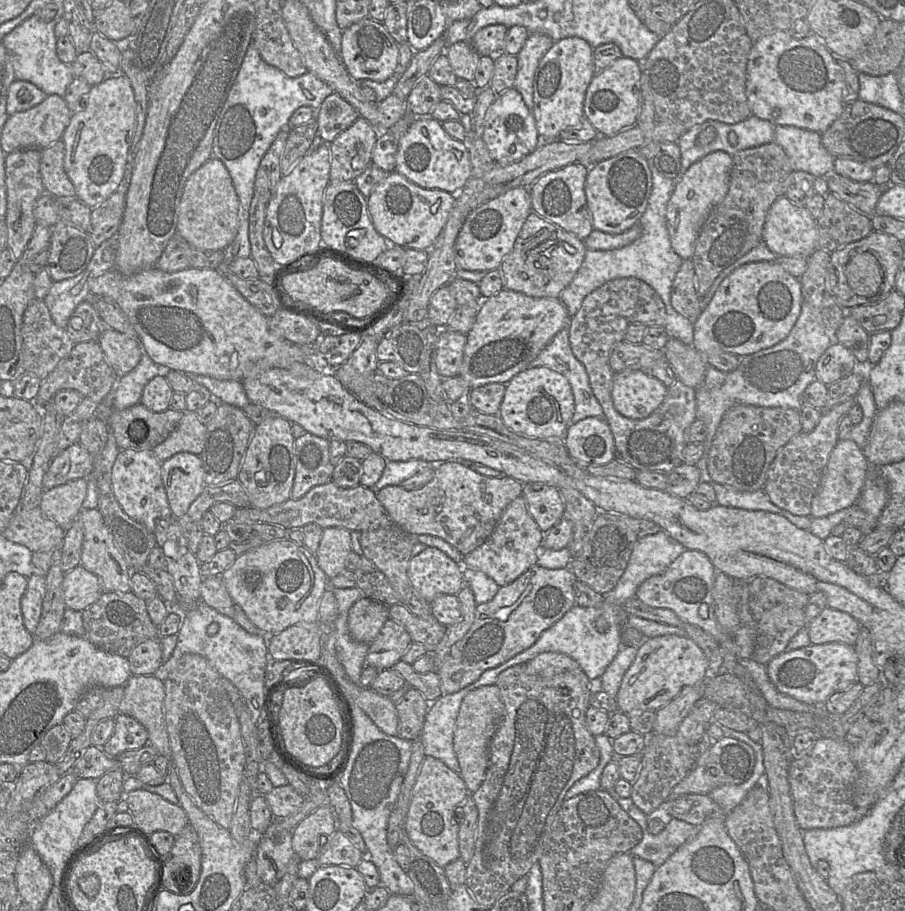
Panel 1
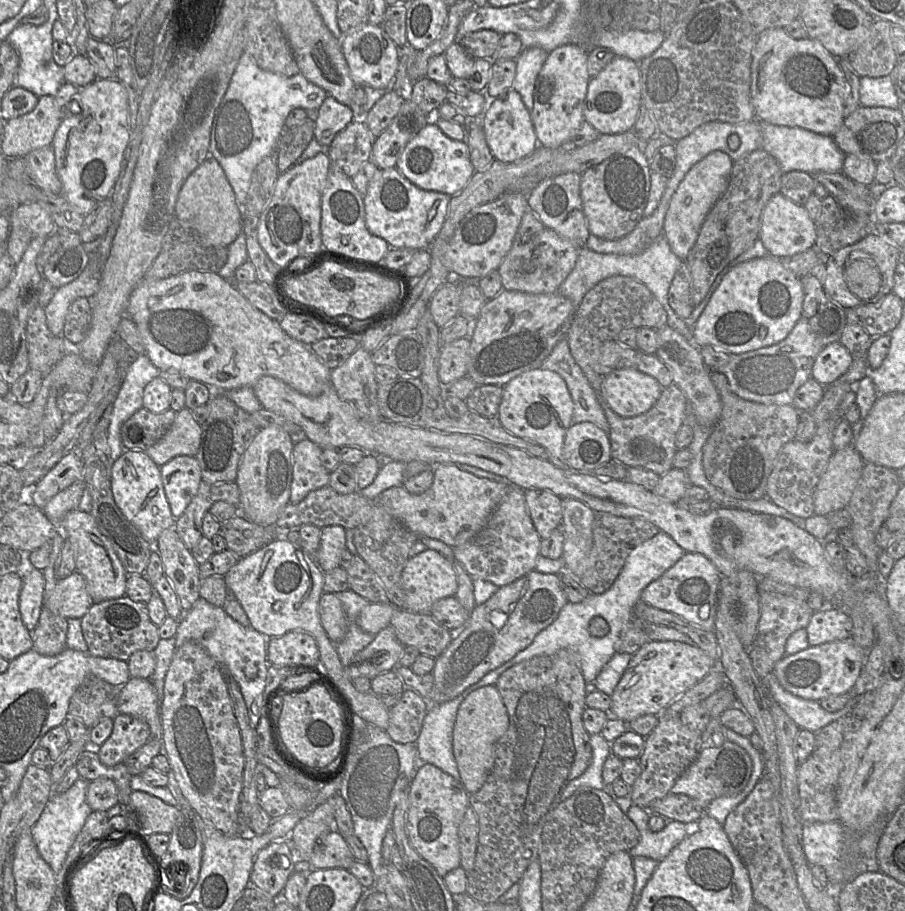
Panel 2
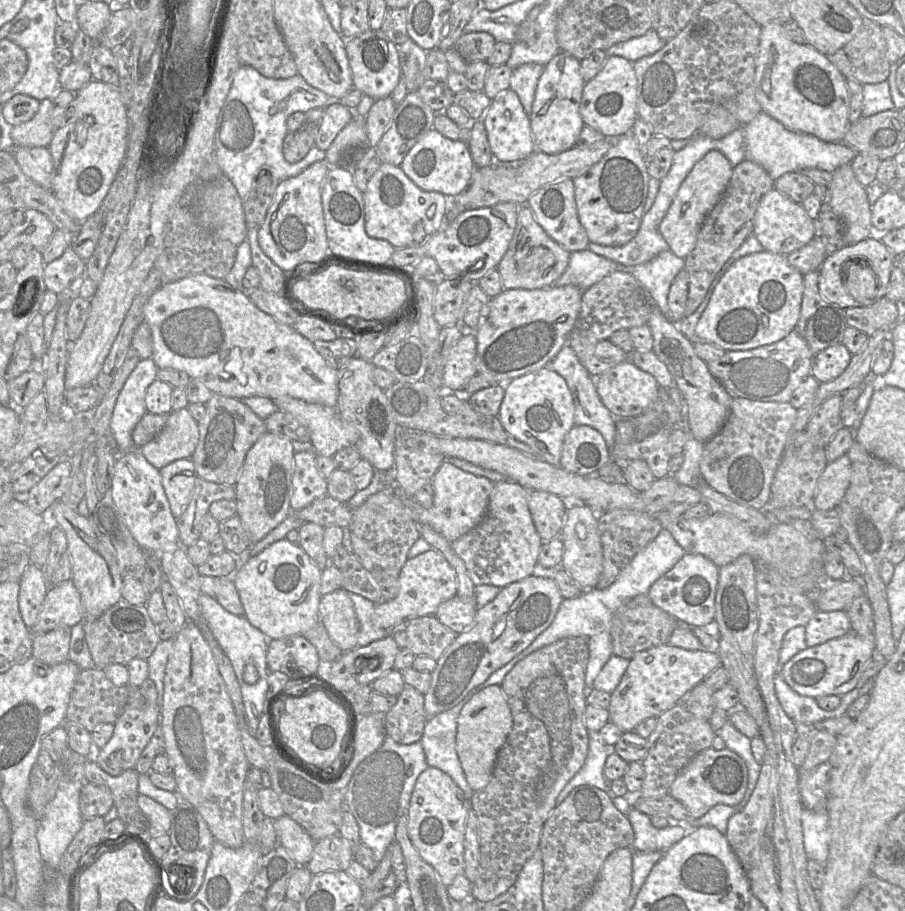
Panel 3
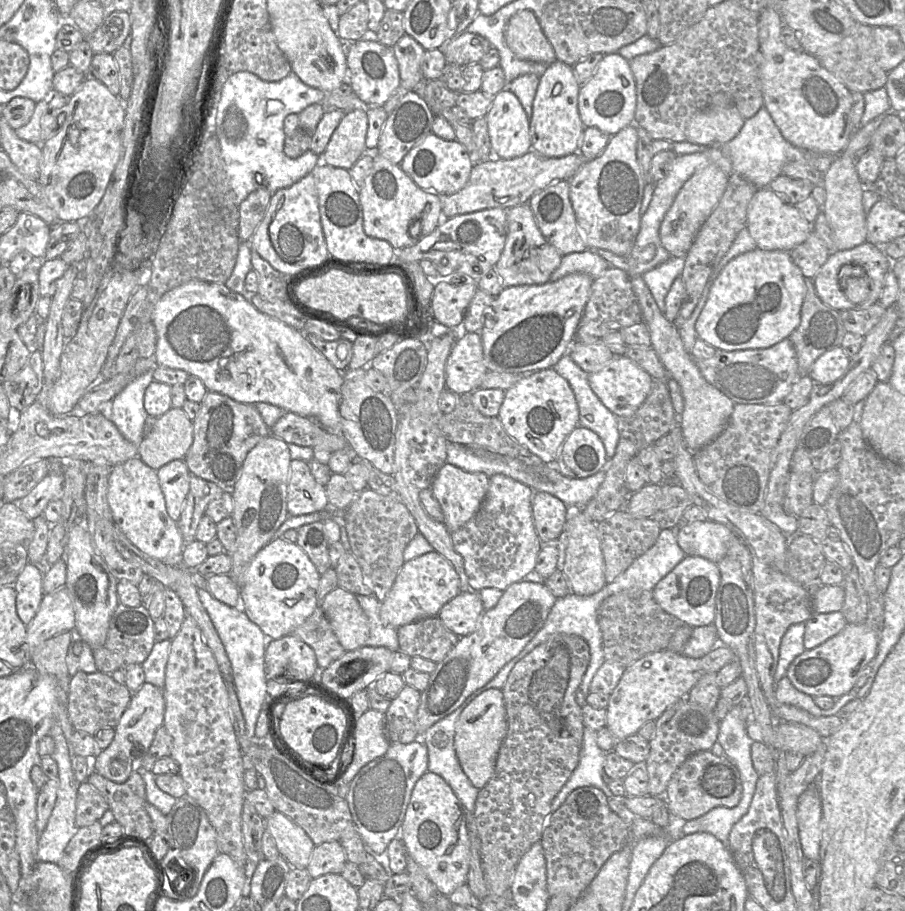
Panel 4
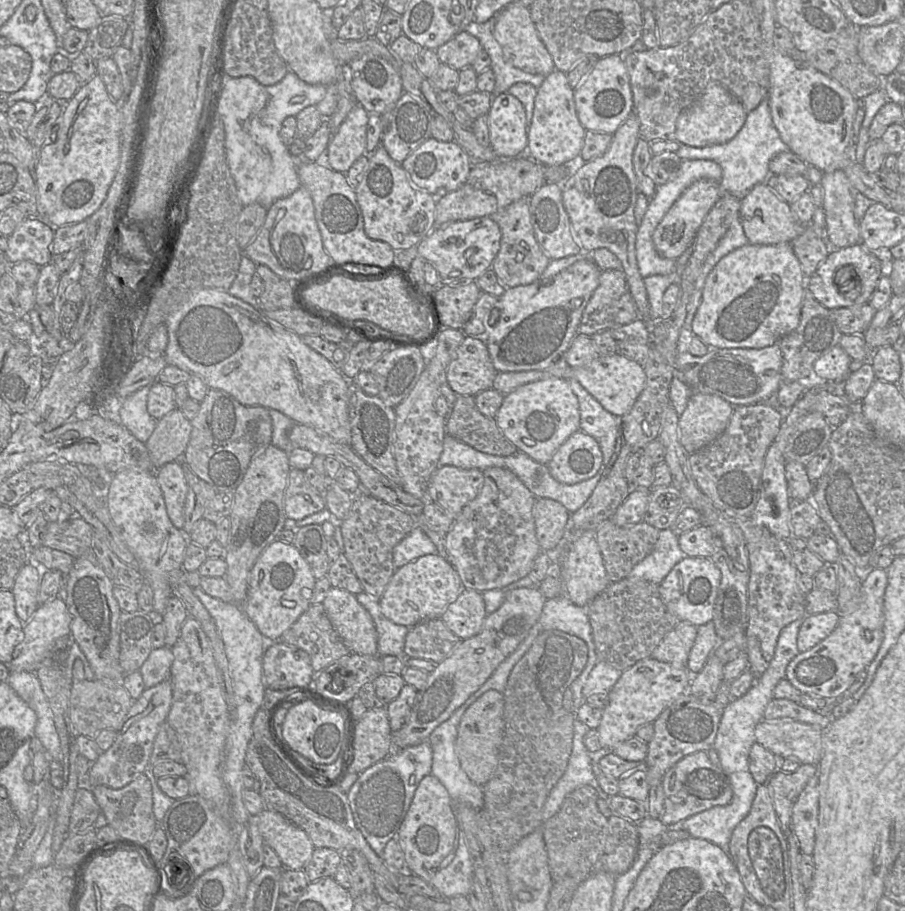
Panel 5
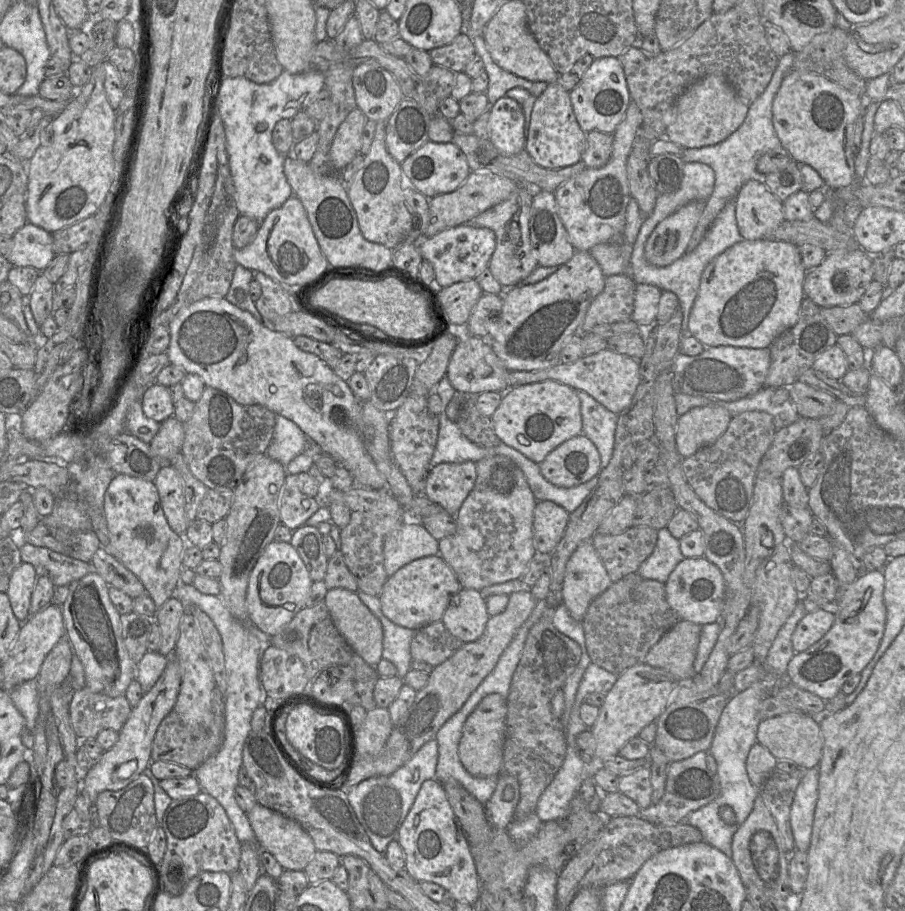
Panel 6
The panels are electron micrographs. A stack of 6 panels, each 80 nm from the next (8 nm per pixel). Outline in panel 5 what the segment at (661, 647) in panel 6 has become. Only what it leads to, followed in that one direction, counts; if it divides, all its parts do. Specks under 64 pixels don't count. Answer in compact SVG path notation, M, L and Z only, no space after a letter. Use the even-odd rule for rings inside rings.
M681 621L664 636L650 657L669 663L675 668L684 668L687 666L696 635L697 626L687 621Z

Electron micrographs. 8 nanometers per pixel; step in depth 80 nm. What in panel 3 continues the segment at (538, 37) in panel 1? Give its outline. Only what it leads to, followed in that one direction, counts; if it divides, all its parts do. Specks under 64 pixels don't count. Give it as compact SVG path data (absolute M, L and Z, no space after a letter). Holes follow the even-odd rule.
M525 63L512 71L509 89L519 97L525 112L530 116L535 98L538 80L544 66L537 63Z

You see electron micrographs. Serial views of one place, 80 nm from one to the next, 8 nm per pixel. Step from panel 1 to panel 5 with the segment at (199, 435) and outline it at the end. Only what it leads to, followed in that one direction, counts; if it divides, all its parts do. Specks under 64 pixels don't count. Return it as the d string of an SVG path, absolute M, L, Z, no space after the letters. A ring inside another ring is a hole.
M174 409L157 420L145 446L154 469L181 460L190 440L192 426L181 409Z

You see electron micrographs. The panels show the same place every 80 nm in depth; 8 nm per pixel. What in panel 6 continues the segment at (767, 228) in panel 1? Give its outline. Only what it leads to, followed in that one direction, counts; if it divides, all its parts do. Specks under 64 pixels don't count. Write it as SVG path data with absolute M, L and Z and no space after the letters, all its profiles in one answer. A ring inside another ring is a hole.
M761 176L746 181L735 197L735 216L738 231L745 240L770 238L772 232L785 220L783 203L765 186Z

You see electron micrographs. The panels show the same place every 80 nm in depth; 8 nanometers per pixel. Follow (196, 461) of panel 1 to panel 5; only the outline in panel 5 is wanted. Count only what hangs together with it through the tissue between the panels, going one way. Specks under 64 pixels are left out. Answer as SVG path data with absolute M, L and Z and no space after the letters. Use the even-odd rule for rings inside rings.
M182 461L169 462L154 471L163 494L167 515L177 529L182 529L184 505L188 492Z

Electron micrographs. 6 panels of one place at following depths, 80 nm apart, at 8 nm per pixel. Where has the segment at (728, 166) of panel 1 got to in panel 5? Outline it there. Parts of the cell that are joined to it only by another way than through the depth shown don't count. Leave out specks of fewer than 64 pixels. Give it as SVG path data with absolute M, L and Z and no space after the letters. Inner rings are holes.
M700 179L687 187L663 216L652 234L657 253L668 259L678 258L692 244L704 217L721 196L719 181Z

